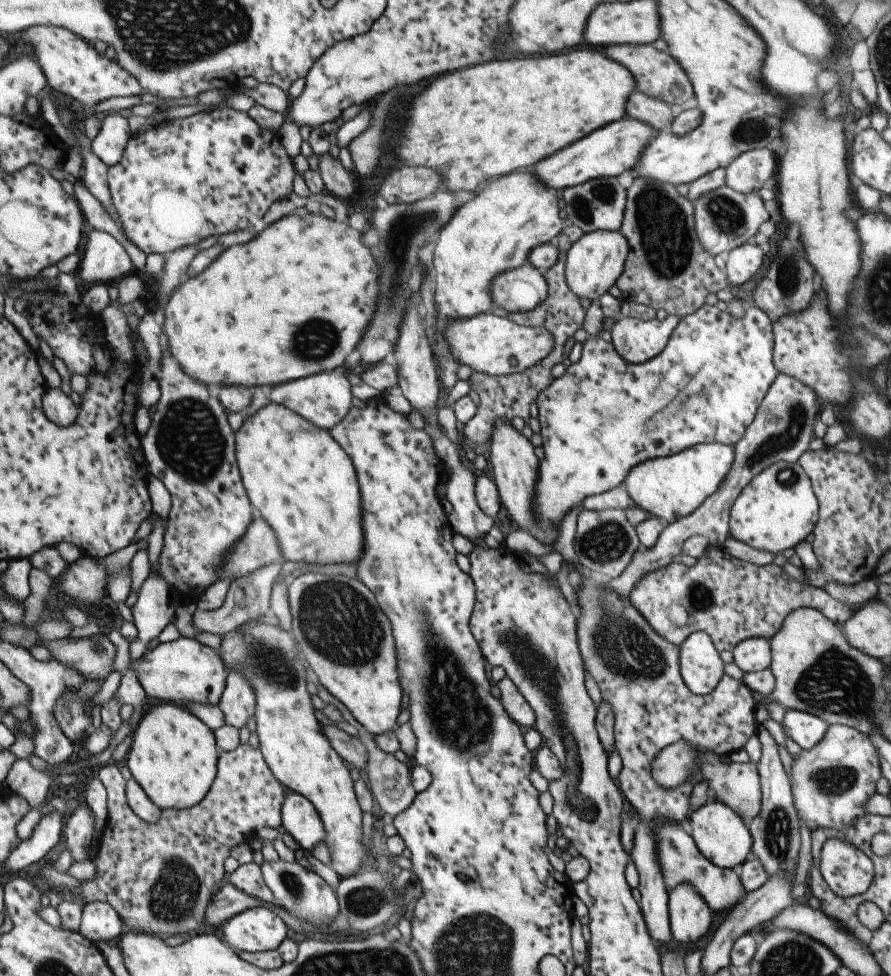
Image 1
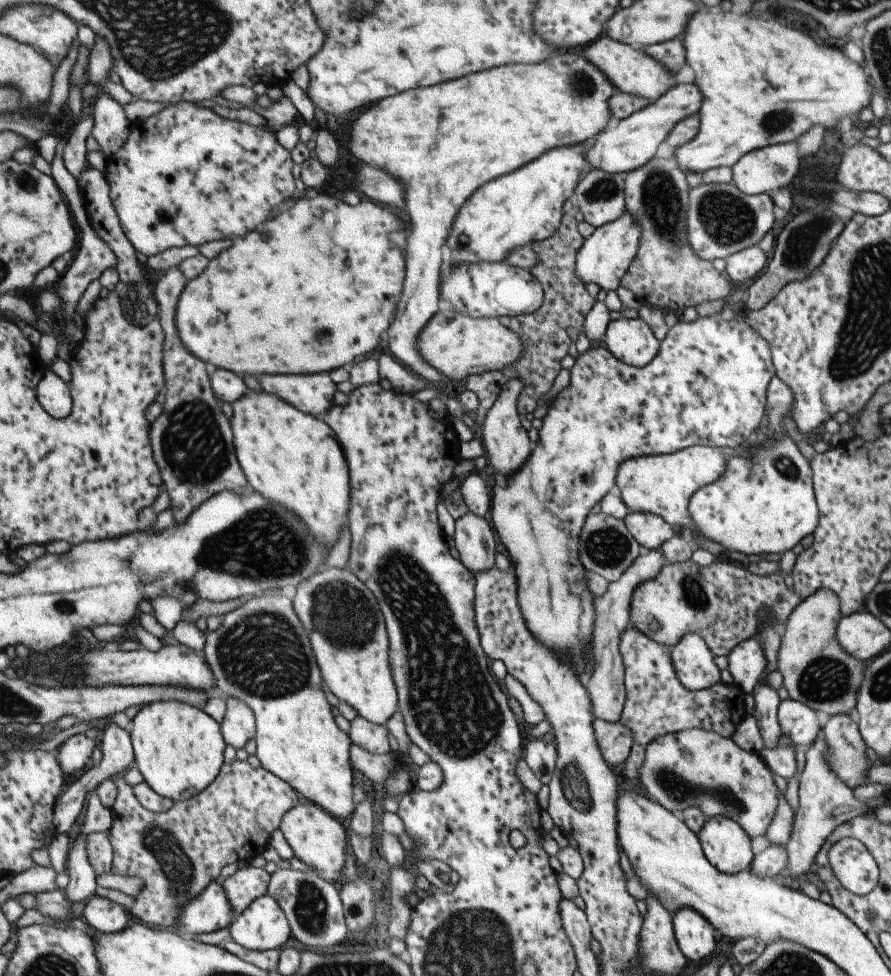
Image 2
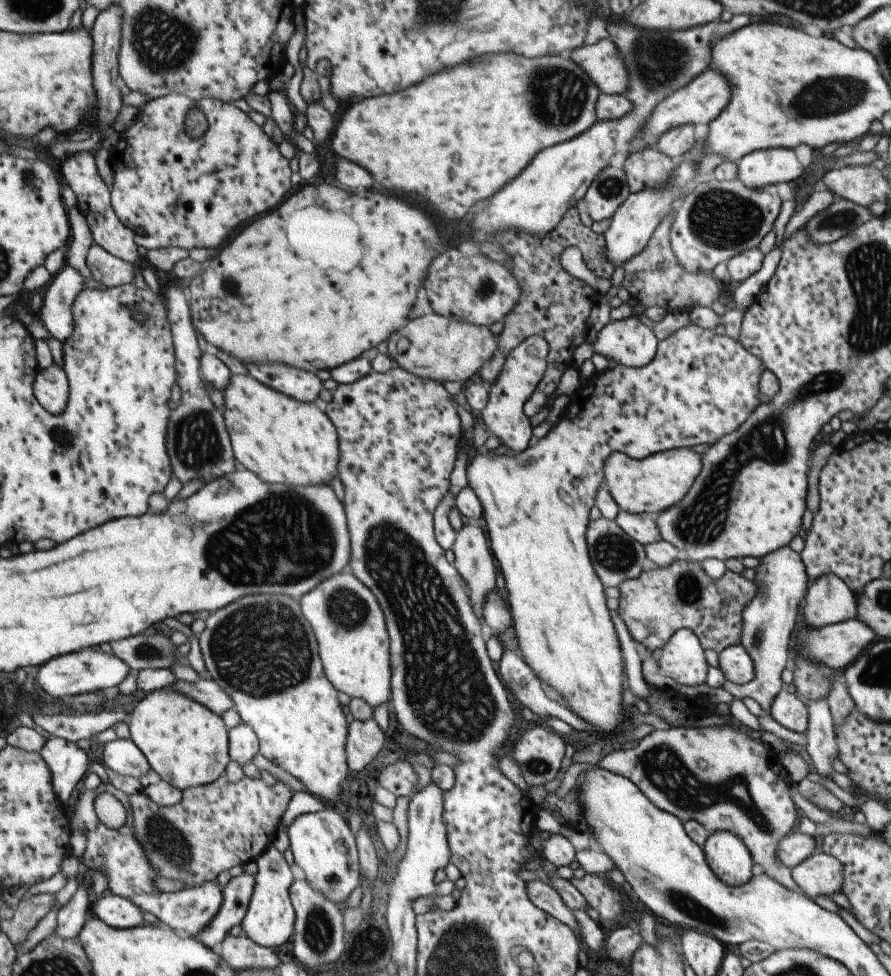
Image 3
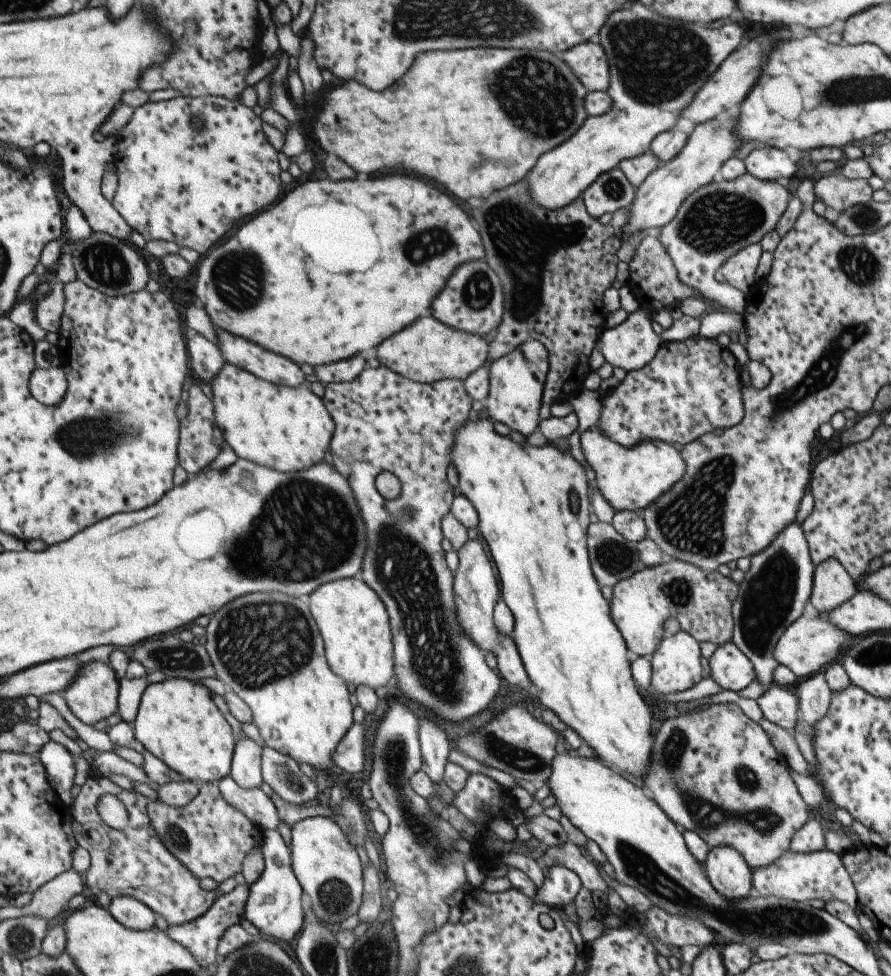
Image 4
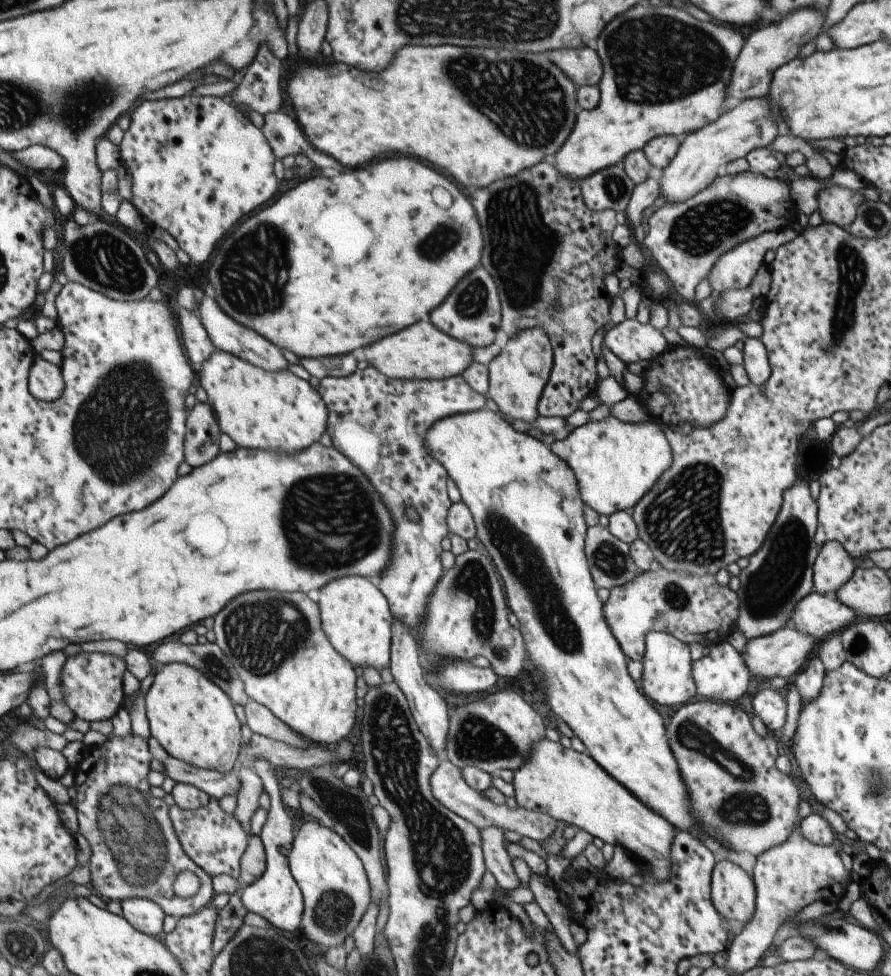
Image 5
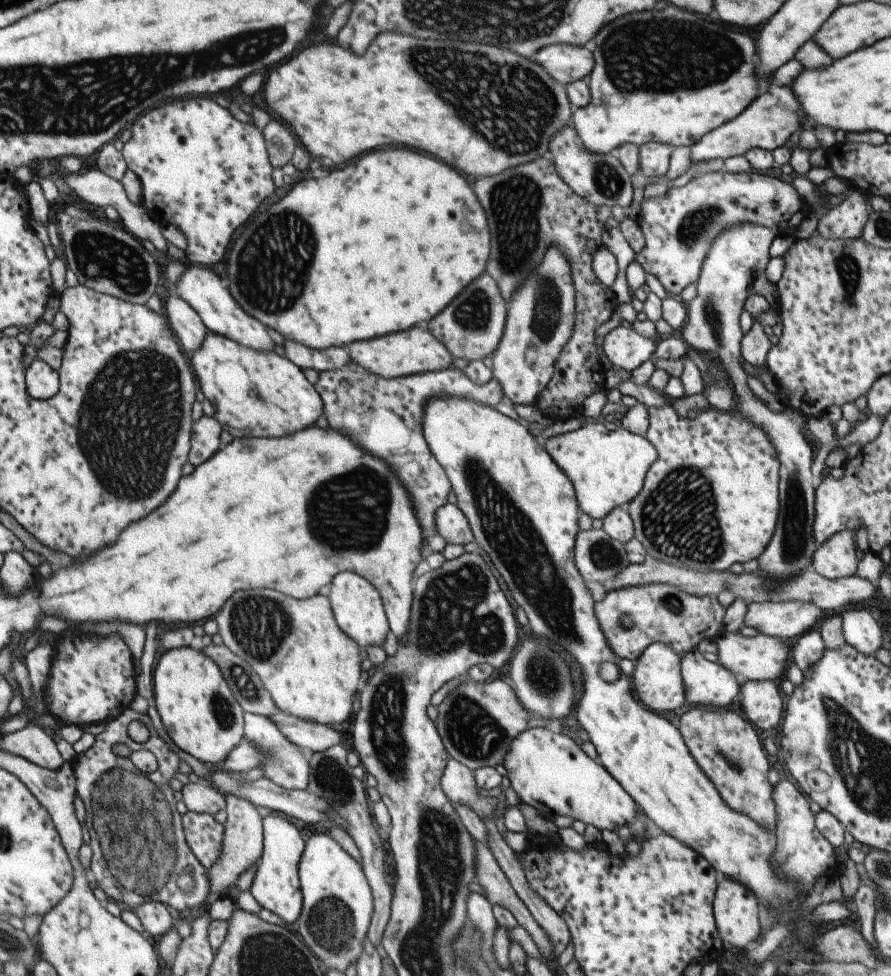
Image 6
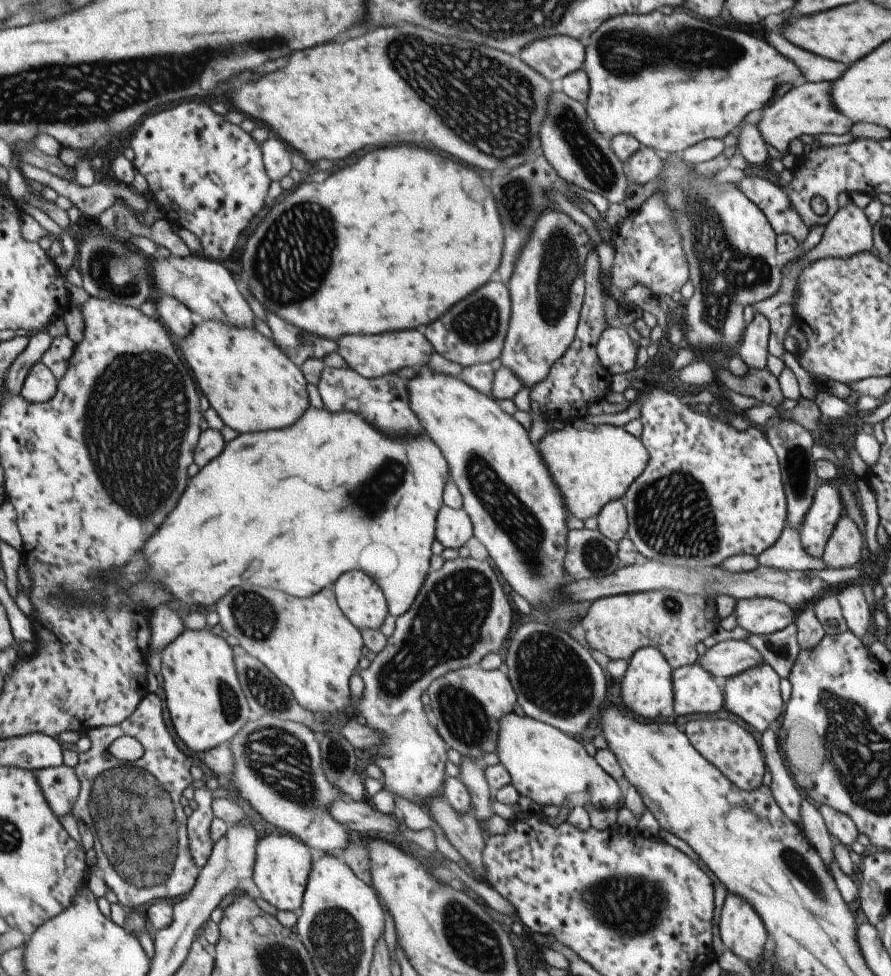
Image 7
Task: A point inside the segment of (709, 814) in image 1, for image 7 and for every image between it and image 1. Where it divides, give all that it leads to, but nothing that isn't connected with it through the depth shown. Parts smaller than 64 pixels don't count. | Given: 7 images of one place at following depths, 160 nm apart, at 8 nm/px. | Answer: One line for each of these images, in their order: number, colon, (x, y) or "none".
2: (724, 843)
3: (729, 860)
4: (727, 872)
5: (731, 891)
6: (734, 908)
7: (741, 932)

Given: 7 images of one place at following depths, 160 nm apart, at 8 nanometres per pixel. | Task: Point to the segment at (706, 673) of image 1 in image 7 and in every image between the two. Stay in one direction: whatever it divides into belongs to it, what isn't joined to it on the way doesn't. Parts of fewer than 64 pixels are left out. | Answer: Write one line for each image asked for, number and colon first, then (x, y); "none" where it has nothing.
2: (692, 662)
3: (681, 659)
4: (675, 665)
5: (666, 678)
6: (656, 679)
7: (646, 689)

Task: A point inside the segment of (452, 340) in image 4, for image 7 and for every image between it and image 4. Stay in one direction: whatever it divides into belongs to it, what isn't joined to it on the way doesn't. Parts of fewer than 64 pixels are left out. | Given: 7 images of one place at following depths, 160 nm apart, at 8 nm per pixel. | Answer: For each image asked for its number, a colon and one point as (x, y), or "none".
5: (419, 352)
6: (414, 351)
7: (370, 356)

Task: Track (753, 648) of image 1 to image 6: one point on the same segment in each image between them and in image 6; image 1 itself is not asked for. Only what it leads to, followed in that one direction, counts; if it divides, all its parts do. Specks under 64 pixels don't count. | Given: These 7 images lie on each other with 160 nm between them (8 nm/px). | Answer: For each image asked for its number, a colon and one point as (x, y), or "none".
2: (745, 662)
3: (735, 664)
4: (729, 668)
5: (721, 675)
6: (708, 684)

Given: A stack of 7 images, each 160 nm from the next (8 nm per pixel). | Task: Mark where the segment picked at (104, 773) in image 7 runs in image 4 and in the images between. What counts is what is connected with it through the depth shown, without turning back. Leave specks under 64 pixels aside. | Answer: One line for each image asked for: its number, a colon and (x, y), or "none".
4: (134, 861)
5: (136, 852)
6: (140, 851)

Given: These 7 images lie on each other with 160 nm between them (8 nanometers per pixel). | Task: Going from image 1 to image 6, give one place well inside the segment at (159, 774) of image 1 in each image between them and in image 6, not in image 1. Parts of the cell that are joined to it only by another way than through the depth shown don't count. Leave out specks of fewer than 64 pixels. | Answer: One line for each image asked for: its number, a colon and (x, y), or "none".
2: (180, 750)
3: (187, 744)
4: (178, 721)
5: (194, 719)
6: (196, 704)

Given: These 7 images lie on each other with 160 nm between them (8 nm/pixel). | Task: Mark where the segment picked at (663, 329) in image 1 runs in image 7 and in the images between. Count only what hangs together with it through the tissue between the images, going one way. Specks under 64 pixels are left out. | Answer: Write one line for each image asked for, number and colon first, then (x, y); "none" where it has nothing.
2: (631, 341)
3: (628, 342)
4: (632, 344)
5: (631, 341)
6: (624, 348)
7: (616, 353)

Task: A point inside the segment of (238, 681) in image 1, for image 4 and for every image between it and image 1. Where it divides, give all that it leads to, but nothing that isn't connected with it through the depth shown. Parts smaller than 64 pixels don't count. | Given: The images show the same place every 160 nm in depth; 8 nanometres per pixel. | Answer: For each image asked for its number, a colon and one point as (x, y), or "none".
2: (239, 726)
3: (244, 742)
4: (247, 768)

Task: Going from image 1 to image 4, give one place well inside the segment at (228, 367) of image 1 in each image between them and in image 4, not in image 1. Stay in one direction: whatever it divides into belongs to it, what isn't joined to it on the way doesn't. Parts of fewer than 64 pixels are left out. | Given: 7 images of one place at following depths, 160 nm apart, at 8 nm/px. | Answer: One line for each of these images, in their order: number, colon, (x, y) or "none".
2: (276, 287)
3: (289, 289)
4: (269, 296)

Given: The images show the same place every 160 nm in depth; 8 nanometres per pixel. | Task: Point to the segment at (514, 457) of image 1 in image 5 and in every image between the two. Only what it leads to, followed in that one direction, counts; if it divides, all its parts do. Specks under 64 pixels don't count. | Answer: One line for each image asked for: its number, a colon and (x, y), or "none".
2: (506, 444)
3: (507, 424)
4: (515, 380)
5: (517, 374)

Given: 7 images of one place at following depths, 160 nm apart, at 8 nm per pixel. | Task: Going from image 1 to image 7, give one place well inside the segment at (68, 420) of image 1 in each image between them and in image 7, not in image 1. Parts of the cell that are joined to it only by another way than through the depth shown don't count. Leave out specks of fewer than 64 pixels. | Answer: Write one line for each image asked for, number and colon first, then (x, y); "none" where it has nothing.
2: (54, 394)
3: (51, 387)
4: (49, 385)
5: (47, 383)
6: (43, 382)
7: (41, 385)

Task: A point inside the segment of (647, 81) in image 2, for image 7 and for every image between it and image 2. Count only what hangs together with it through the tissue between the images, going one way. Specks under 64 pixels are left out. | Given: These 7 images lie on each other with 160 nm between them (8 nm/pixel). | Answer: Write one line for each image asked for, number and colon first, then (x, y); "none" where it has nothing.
3: (600, 61)
4: (587, 61)
5: (582, 66)
6: (566, 64)
7: (553, 58)

